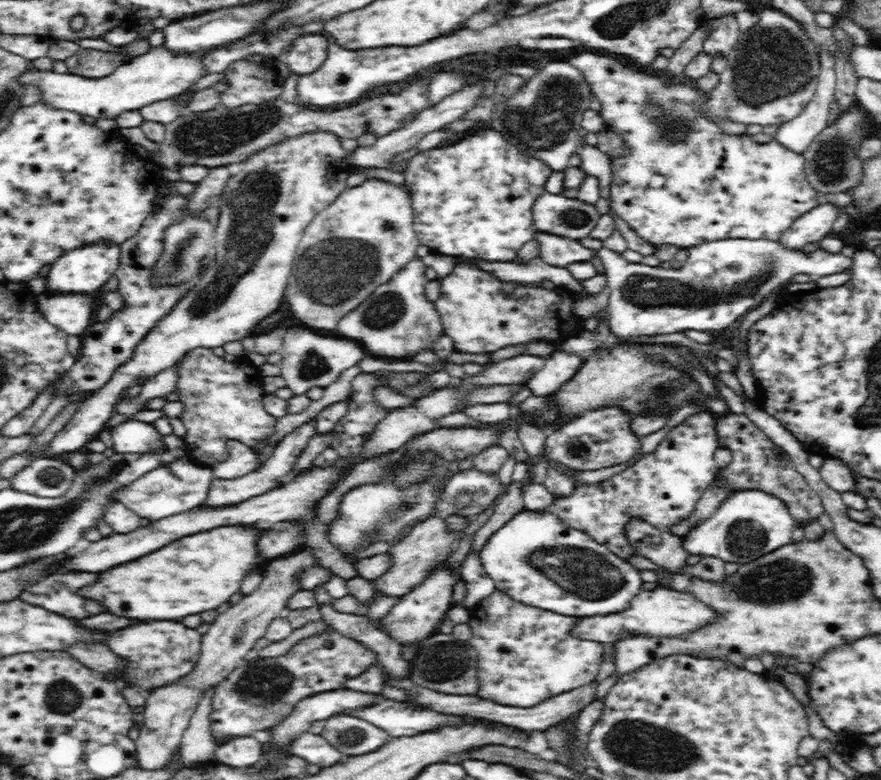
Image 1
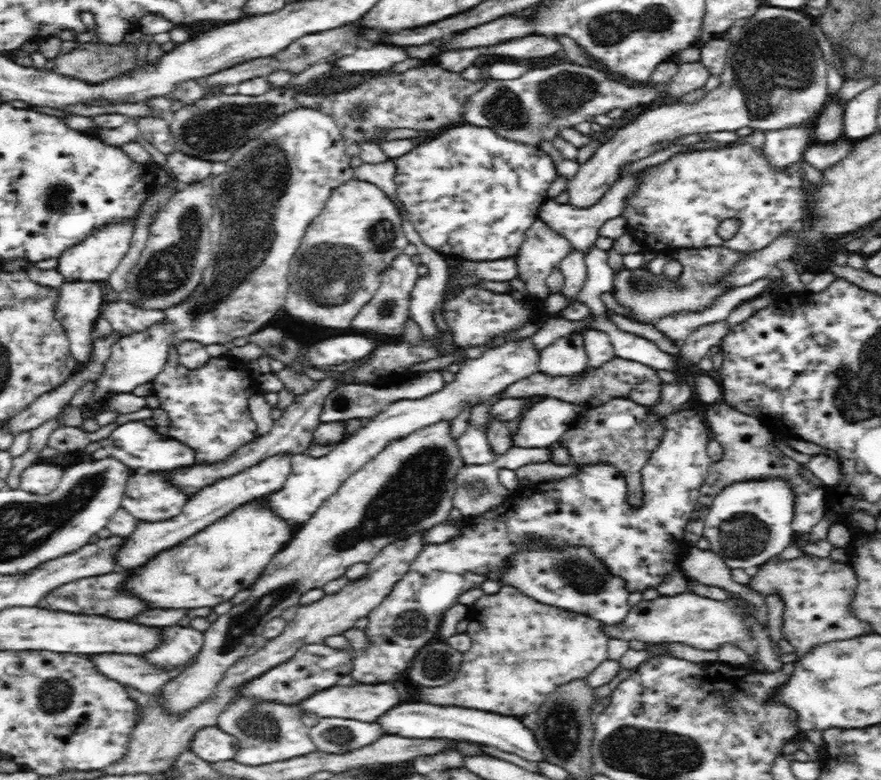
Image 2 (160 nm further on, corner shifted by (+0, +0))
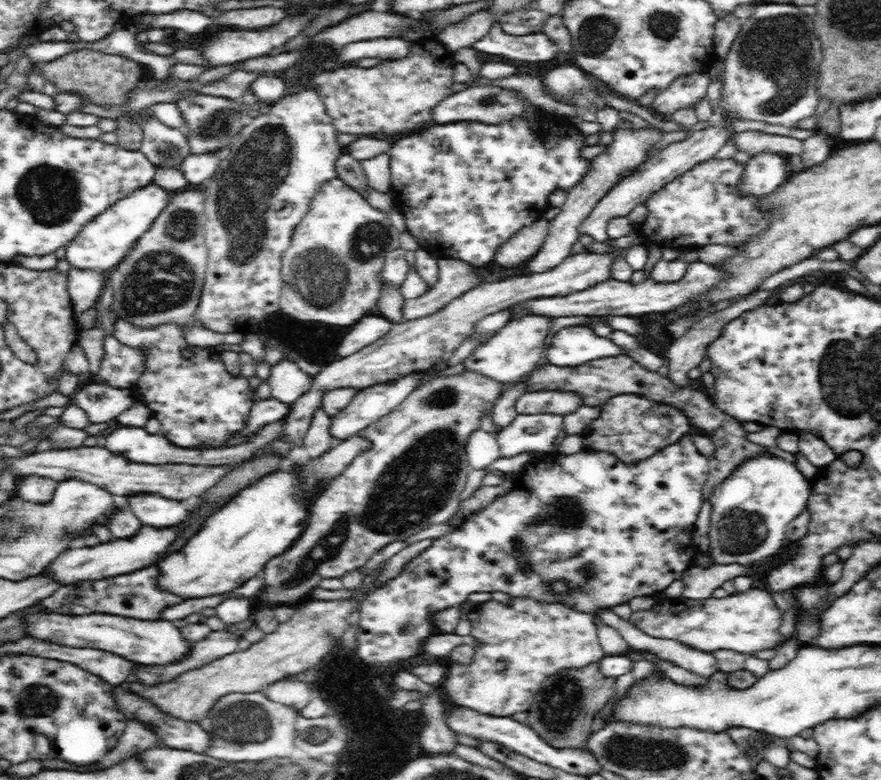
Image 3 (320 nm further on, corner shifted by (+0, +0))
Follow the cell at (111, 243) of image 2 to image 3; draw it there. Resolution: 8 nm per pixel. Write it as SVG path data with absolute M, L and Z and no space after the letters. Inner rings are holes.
M152 182L137 189L128 197L120 198L111 208L104 210L94 221L88 222L84 229L66 246L65 257L72 269L95 270L107 273L128 256L135 242L150 228L161 210L168 204L174 192L170 192Z

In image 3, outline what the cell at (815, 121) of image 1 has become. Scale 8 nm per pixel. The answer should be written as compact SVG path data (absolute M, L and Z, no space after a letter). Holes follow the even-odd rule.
M760 154L750 158L744 178L741 178L740 191L744 191L744 196L762 199L778 190L790 171L787 158L778 154Z

